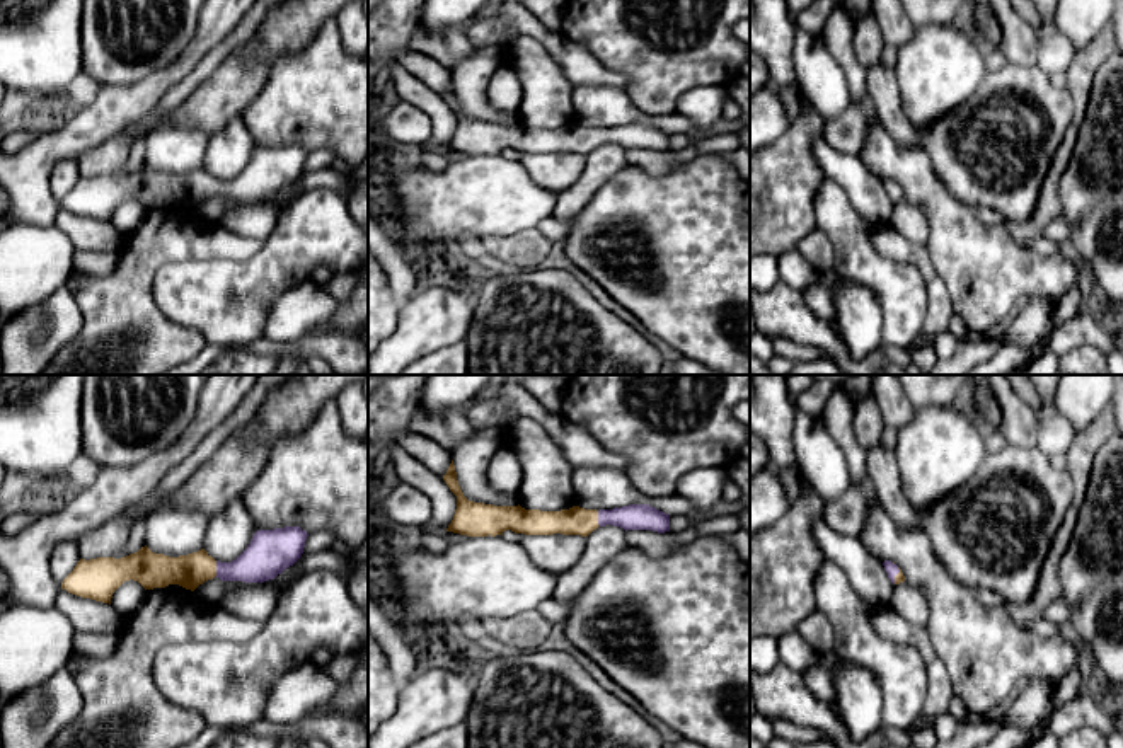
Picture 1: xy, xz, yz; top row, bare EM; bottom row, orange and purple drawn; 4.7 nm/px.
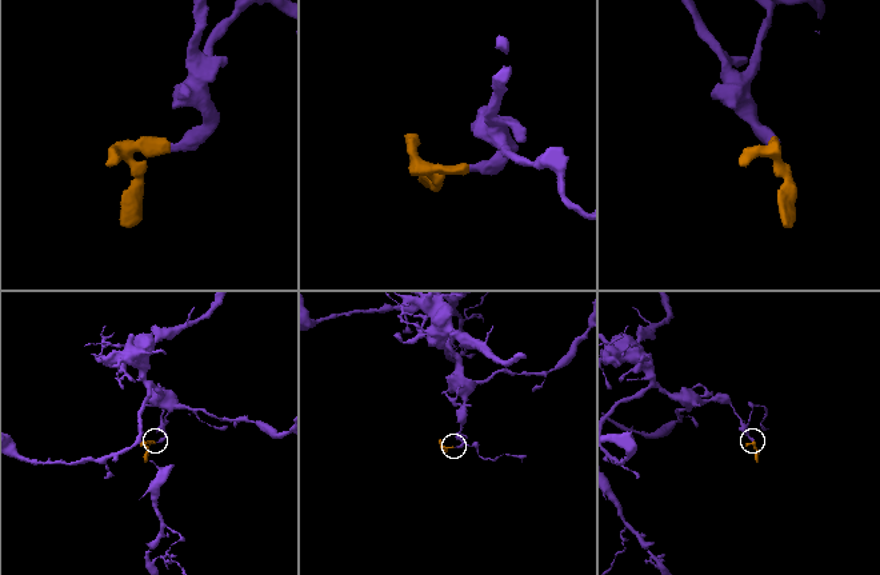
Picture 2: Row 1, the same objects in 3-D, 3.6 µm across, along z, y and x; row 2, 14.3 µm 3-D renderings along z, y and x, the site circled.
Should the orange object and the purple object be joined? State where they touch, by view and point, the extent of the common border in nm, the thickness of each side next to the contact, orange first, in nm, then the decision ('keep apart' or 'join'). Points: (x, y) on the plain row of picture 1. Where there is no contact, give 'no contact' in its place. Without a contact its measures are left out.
xy (215, 186) | 70 nm | 160/200 nm | join

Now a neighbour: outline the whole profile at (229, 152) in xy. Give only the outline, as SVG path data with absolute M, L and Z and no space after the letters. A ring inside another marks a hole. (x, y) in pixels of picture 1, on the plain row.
M235 118L210 138L204 169L215 179L232 181L247 167L256 150L254 136L242 119Z

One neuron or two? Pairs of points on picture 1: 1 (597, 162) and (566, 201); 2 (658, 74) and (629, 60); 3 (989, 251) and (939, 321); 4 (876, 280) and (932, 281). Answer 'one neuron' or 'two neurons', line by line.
1: one neuron
2: one neuron
3: two neurons
4: two neurons

